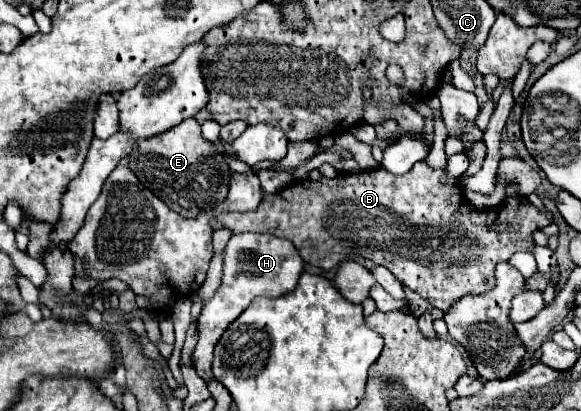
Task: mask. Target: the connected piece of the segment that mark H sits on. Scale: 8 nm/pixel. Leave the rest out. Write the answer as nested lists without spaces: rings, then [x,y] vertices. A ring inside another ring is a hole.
[[[240,233],[232,235],[226,249],[224,249],[224,271],[222,271],[222,283],[216,289],[214,297],[204,301],[202,313],[198,317],[198,345],[194,351],[194,369],[204,379],[210,381],[212,371],[212,351],[218,343],[224,329],[252,303],[254,297],[280,297],[298,285],[300,275],[304,273],[304,261],[300,259],[300,253],[296,251],[294,243],[288,239],[280,239],[274,235],[260,235],[260,233]]]

